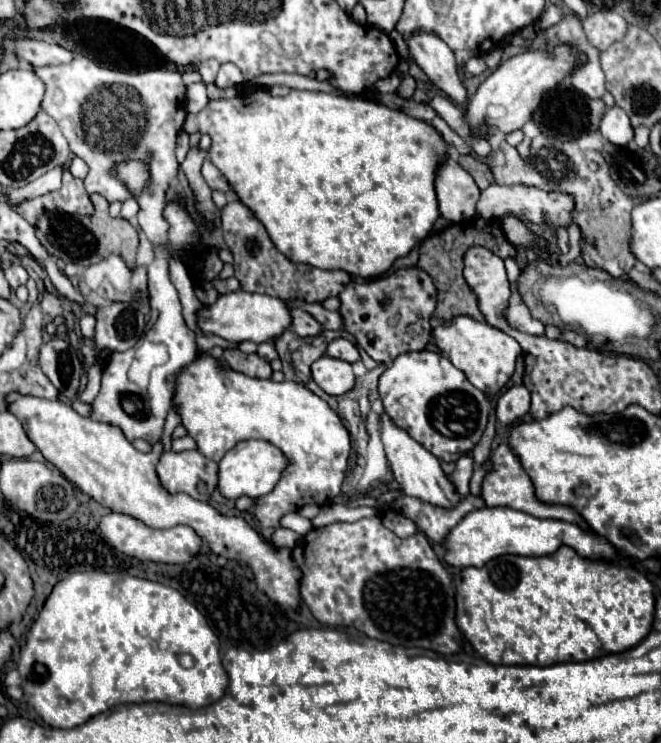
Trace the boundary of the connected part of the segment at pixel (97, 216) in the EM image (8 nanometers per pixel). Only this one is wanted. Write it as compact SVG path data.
M92 194L92 204L96 208L96 212L92 216L70 216L70 214L48 214L44 216L38 224L38 238L40 242L46 246L46 250L56 256L62 258L64 262L76 262L76 264L96 264L100 260L104 260L110 254L118 254L128 268L136 266L136 248L138 248L138 232L136 228L122 218L110 218L108 212L108 200L104 196Z

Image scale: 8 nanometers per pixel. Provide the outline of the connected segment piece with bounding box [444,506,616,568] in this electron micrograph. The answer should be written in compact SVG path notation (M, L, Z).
M480 508L468 512L448 534L444 540L446 554L444 560L456 568L476 566L482 568L488 560L502 554L518 554L518 556L546 556L554 554L562 544L574 548L580 556L586 558L604 558L612 560L616 550L614 546L596 534L588 534L578 524L562 522L562 520L542 520L534 518L526 512L518 512L512 508Z

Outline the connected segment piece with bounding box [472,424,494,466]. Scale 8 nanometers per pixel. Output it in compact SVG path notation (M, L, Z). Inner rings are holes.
M492 424L486 428L482 440L478 442L478 446L472 450L472 458L474 458L474 464L484 464L488 458L490 458L490 444L492 444L492 438L494 438L494 428Z

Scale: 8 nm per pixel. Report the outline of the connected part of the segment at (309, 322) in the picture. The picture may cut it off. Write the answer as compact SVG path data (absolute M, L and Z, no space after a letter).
M292 308L292 330L298 336L318 336L322 332L322 326L310 316L308 312L302 312L302 308Z

